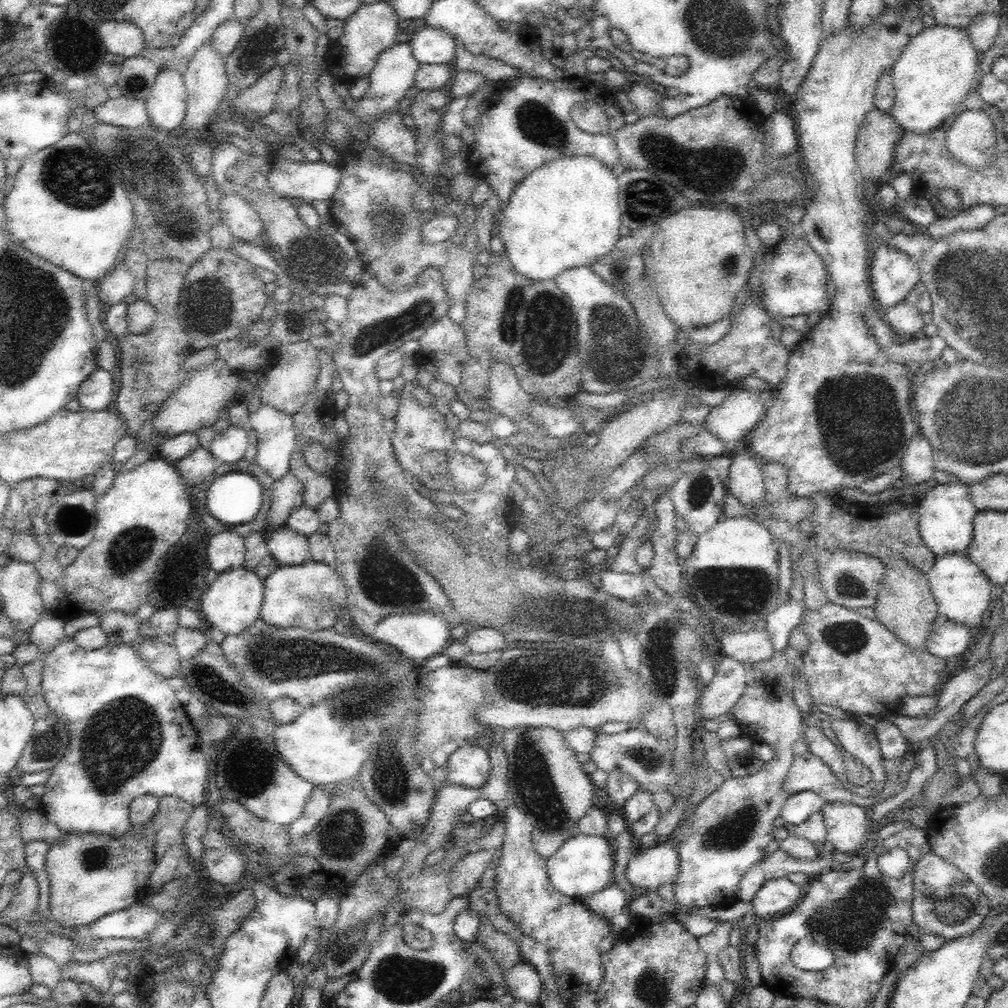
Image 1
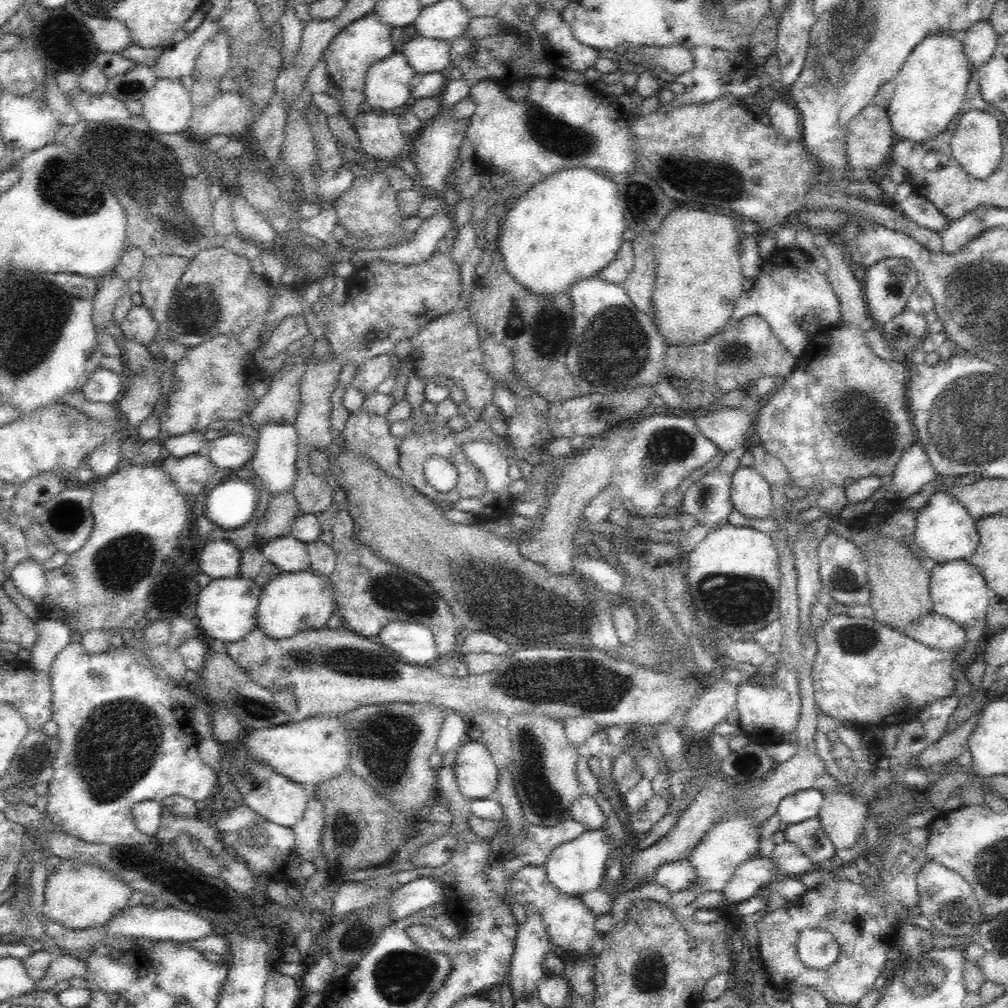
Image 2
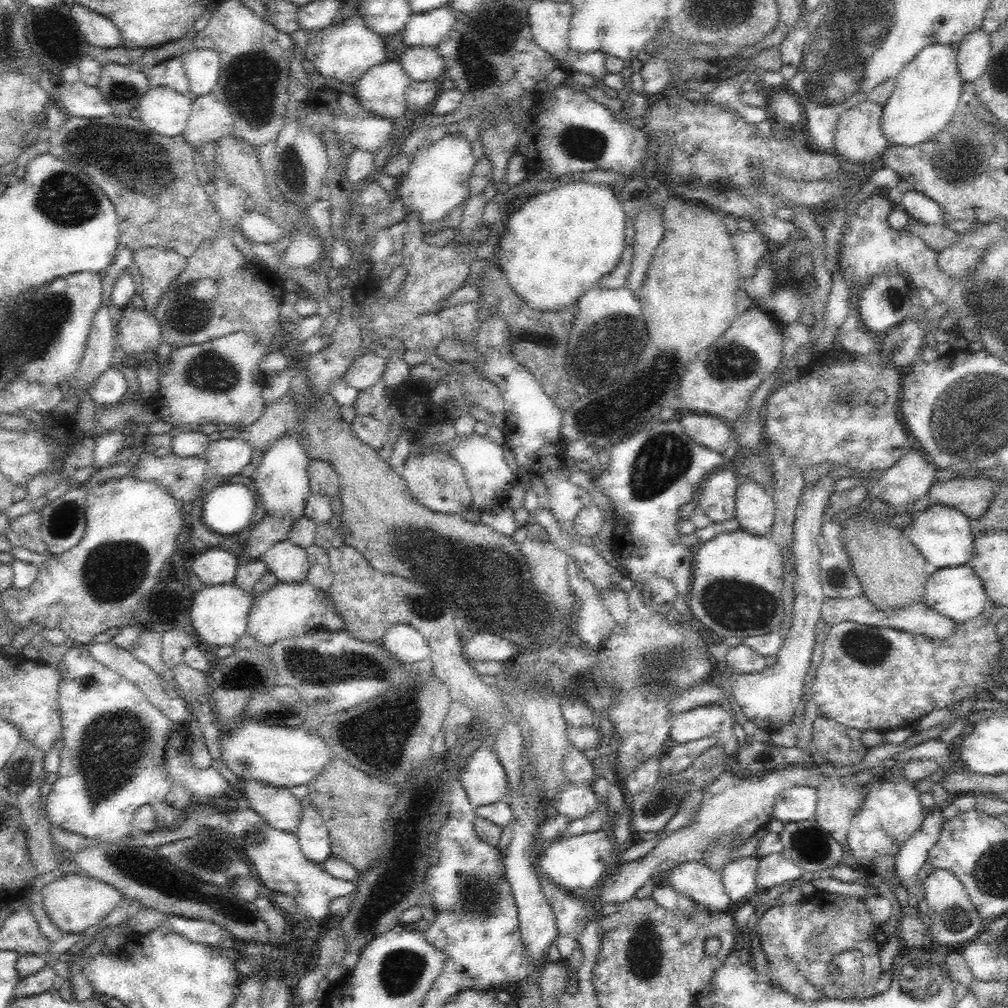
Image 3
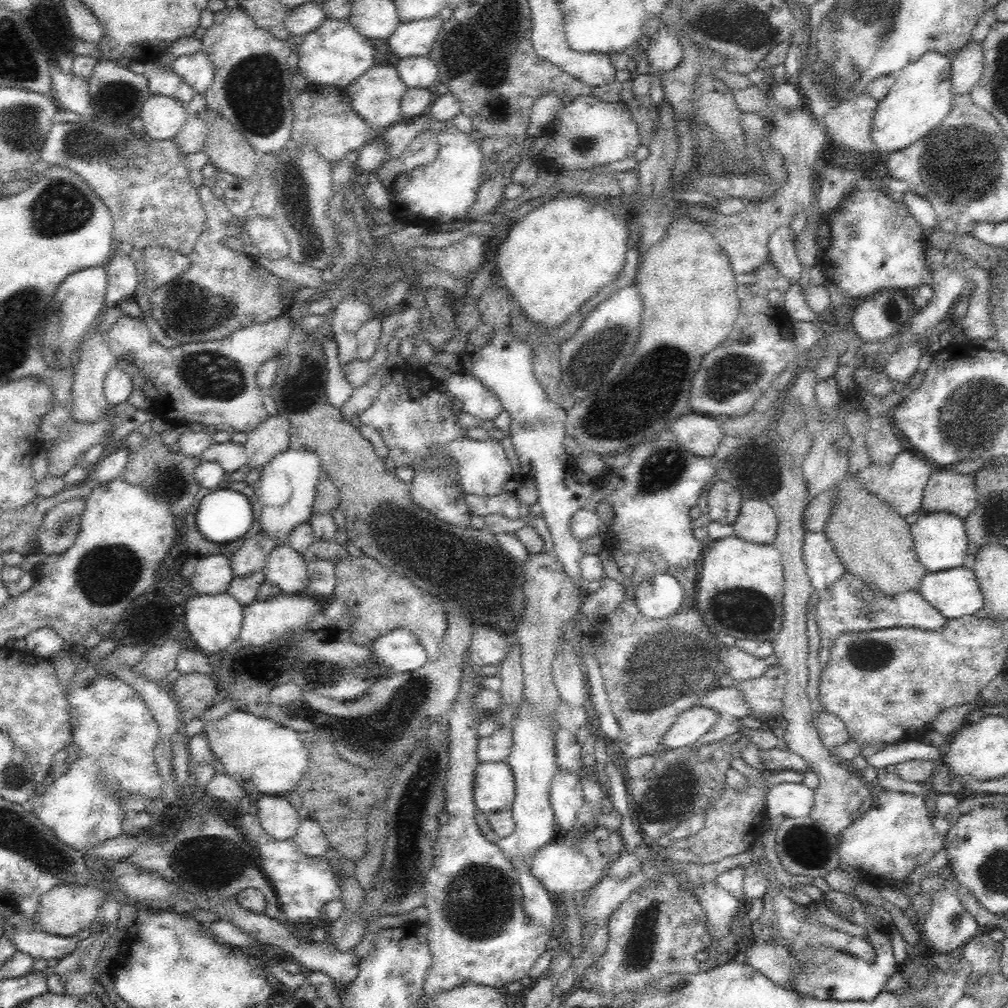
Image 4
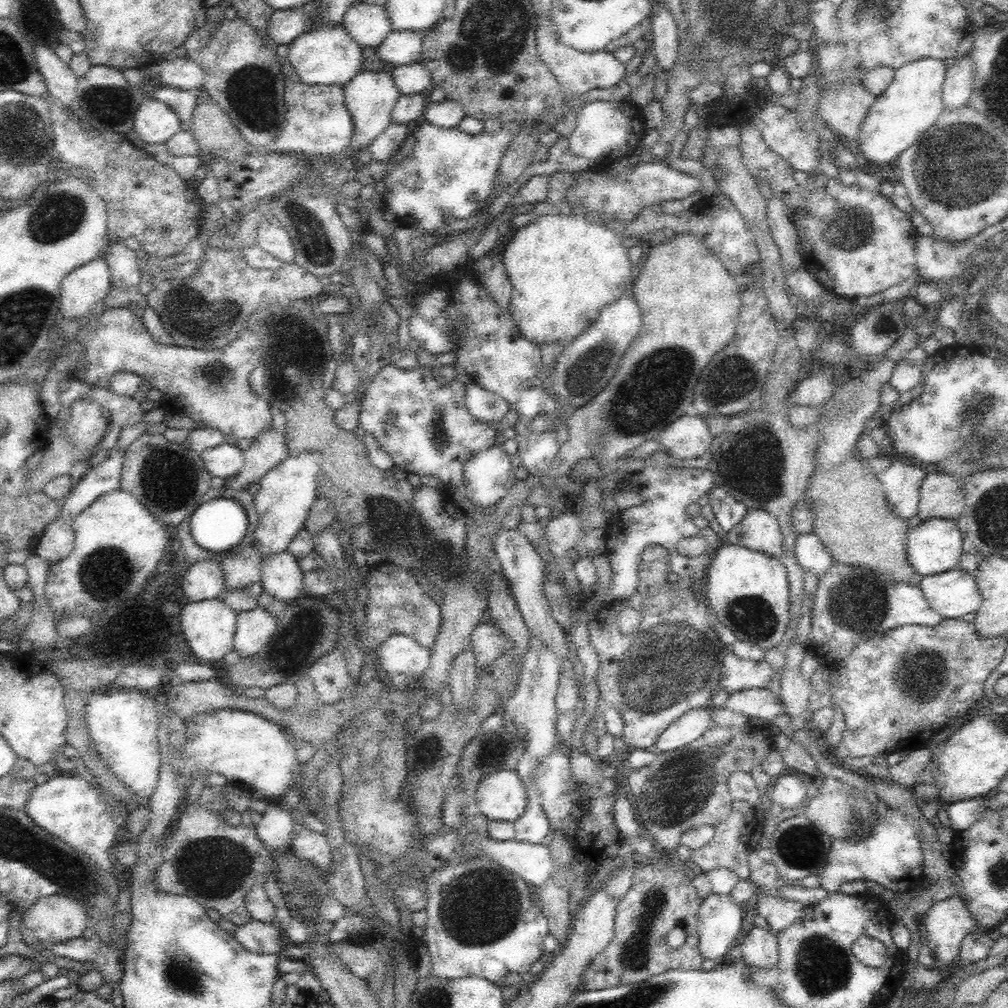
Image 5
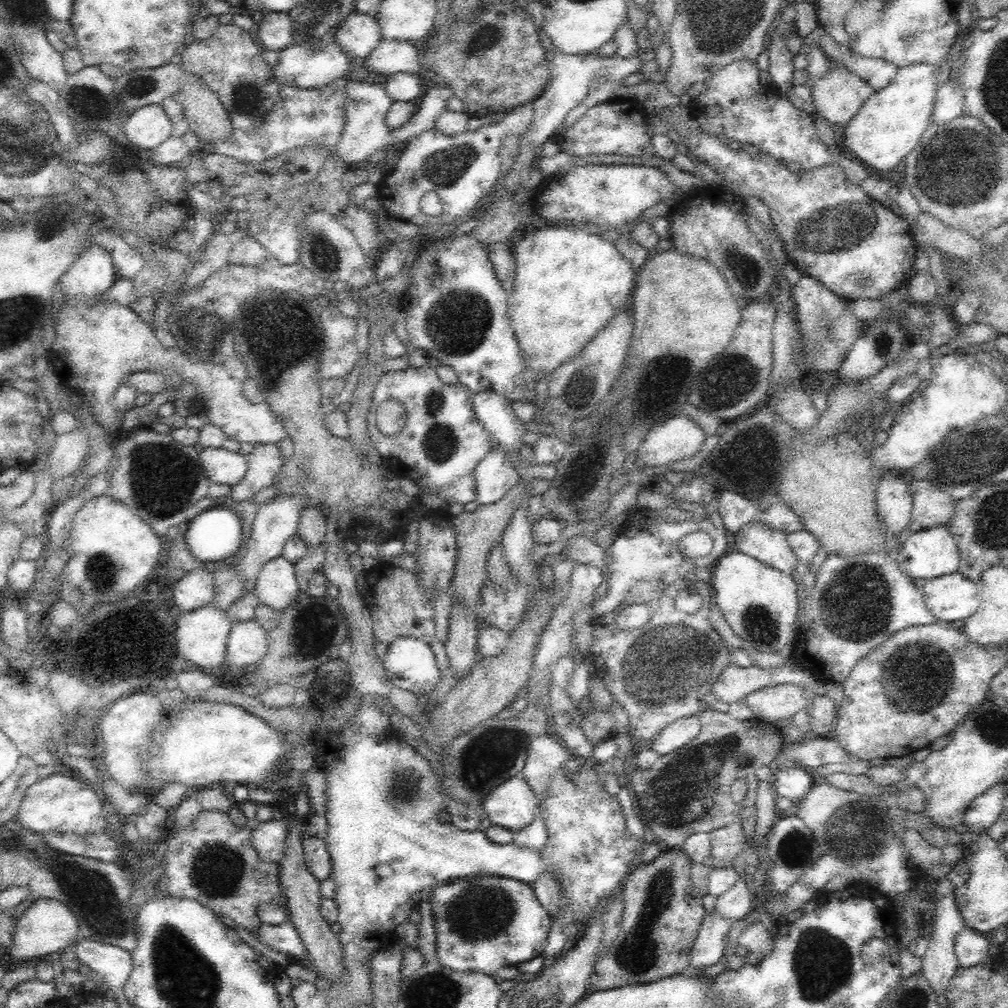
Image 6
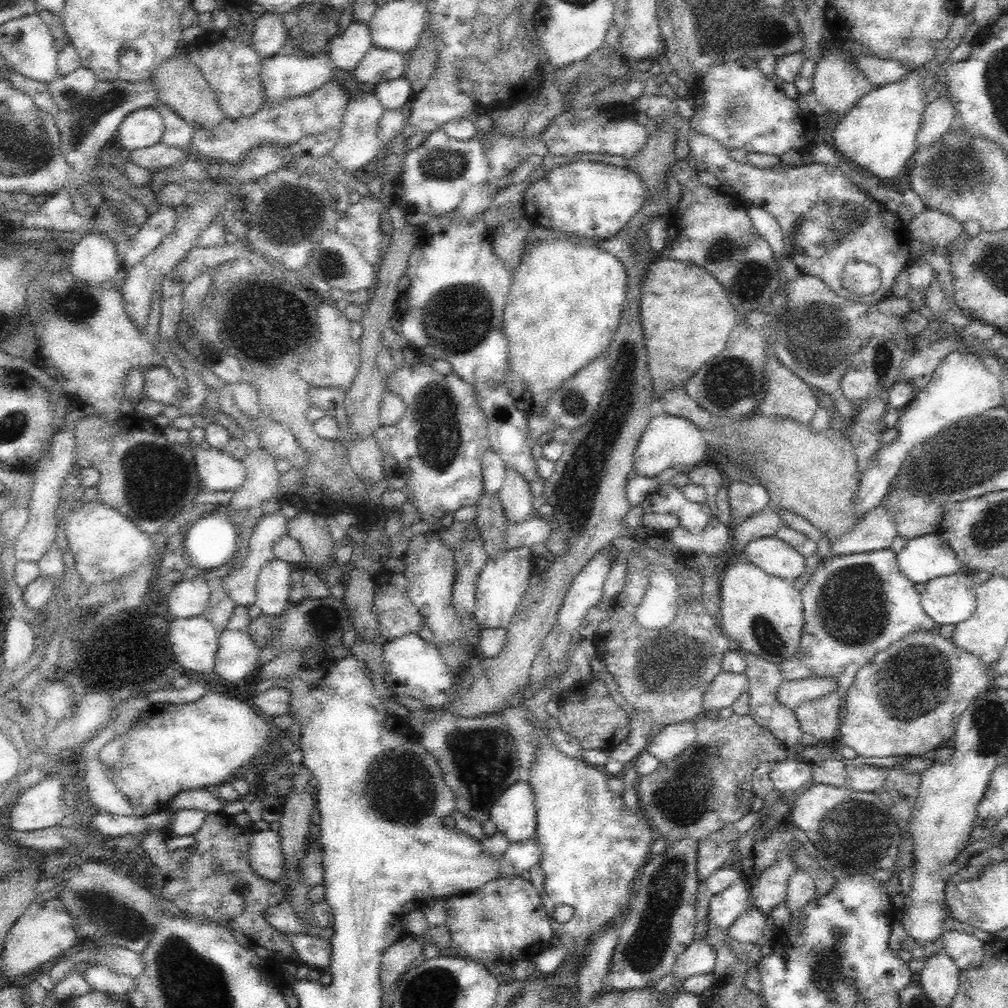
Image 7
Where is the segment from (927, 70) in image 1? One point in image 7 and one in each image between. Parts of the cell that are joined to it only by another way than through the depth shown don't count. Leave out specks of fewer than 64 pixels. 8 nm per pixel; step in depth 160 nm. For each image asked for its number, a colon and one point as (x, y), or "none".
2: (930, 88)
3: (926, 93)
4: (920, 98)
5: (912, 102)
6: (892, 120)
7: (878, 133)

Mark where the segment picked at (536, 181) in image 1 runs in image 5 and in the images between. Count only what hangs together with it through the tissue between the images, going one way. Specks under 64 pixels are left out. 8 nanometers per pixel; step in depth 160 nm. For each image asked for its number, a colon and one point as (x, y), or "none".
2: (569, 226)
3: (559, 244)
4: (562, 253)
5: (564, 270)

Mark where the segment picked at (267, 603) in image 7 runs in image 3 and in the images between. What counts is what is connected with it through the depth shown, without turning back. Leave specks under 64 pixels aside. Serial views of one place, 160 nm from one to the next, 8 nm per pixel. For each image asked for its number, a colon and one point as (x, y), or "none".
3: (289, 562)
4: (285, 567)
5: (281, 576)
6: (276, 586)

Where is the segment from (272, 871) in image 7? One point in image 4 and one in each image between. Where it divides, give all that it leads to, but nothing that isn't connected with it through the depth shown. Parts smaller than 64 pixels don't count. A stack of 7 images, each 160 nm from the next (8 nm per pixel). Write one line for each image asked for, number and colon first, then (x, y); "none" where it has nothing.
4: (278, 818)
5: (275, 829)
6: (268, 839)

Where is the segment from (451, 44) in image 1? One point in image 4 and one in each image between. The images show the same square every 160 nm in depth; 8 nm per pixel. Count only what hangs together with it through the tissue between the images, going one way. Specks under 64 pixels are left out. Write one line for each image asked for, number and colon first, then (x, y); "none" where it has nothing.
2: (425, 55)
3: (421, 63)
4: (420, 71)

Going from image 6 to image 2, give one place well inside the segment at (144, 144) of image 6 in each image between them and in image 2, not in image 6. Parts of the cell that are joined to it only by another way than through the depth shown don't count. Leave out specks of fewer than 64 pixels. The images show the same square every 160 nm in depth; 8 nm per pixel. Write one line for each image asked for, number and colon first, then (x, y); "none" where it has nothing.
2: (167, 108)
3: (163, 110)
4: (163, 117)
5: (155, 122)

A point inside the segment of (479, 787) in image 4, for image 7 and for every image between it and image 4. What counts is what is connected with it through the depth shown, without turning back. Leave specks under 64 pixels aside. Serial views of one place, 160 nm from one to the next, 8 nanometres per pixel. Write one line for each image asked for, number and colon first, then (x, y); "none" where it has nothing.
5: (501, 795)
6: (512, 804)
7: (514, 814)

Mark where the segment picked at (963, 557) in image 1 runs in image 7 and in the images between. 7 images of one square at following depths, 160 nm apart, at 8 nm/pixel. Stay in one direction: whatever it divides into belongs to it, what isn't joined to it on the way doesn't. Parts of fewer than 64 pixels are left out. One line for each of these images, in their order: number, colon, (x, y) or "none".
2: (958, 590)
3: (956, 592)
4: (955, 593)
5: (952, 594)
6: (951, 597)
7: (951, 599)

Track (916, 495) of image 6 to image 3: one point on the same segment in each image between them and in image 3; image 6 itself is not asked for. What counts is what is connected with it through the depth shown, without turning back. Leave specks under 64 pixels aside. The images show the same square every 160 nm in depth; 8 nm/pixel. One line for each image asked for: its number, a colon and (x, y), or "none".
3: (972, 496)
4: (947, 491)
5: (940, 496)

